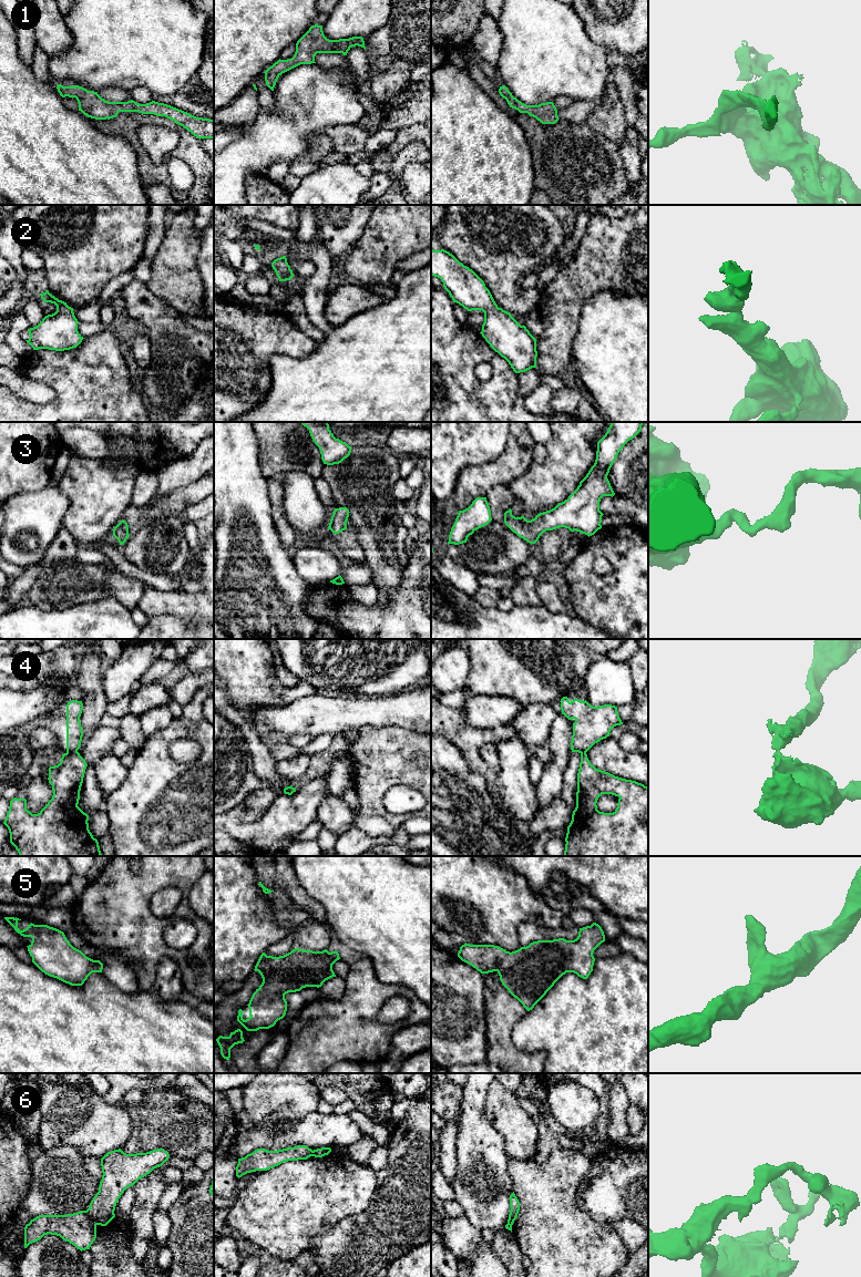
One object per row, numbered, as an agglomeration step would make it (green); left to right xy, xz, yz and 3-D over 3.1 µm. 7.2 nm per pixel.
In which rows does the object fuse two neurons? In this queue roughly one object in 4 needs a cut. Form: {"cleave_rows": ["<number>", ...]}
{"cleave_rows": ["4", "6"]}

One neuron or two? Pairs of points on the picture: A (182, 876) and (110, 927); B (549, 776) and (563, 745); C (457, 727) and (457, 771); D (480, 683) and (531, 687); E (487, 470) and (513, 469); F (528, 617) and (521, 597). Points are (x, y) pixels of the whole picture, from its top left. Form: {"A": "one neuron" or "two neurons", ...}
{"A": "one neuron", "B": "one neuron", "C": "two neurons", "D": "one neuron", "E": "one neuron", "F": "two neurons"}

